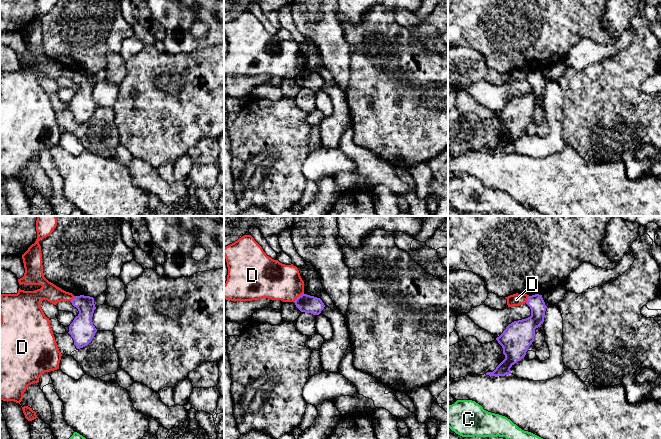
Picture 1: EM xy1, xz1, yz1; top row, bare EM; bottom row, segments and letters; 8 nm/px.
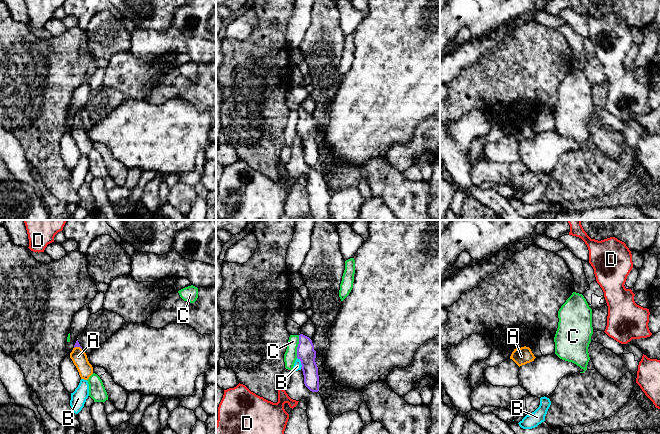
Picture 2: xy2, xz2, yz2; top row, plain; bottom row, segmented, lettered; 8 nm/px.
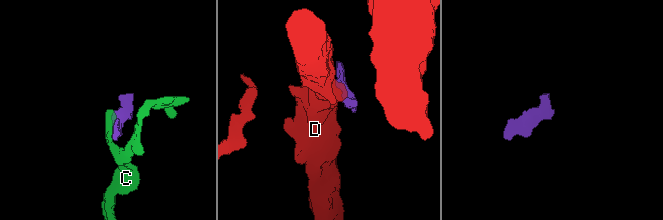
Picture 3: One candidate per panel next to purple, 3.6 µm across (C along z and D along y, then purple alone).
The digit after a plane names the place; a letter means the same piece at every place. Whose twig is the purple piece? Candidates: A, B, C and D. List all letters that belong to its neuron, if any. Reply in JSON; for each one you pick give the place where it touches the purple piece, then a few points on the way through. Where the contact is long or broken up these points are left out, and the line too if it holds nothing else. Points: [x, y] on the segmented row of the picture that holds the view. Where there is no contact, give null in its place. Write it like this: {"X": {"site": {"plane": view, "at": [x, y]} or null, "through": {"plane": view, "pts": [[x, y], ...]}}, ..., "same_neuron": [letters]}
{"A": {"site": {"plane": "xy2", "at": [78, 346]}, "through": {"plane": "xy2", "pts": [[77, 344], [78, 346], [78, 356]]}}, "same_neuron": ["A"]}

